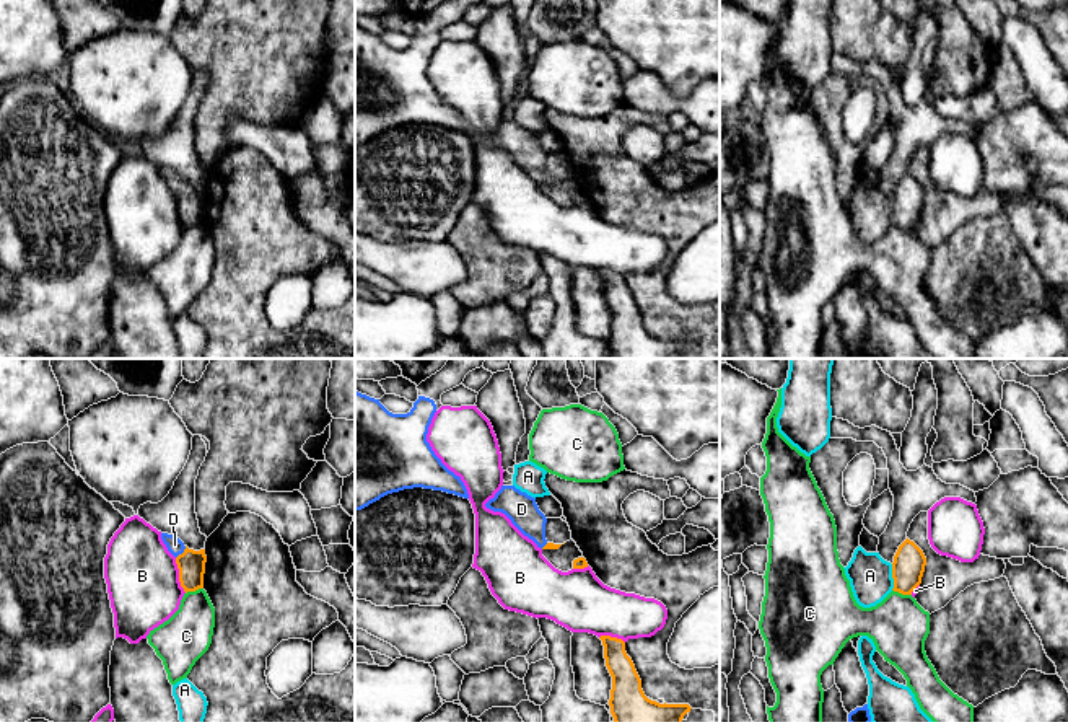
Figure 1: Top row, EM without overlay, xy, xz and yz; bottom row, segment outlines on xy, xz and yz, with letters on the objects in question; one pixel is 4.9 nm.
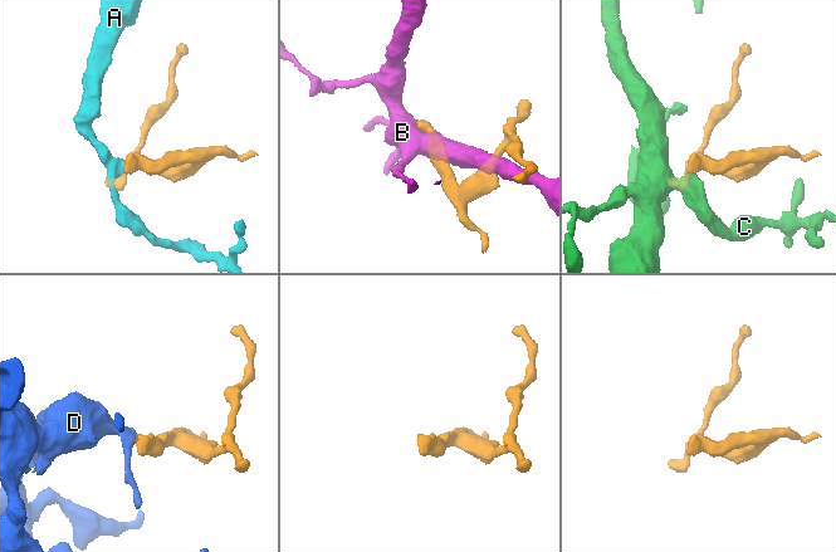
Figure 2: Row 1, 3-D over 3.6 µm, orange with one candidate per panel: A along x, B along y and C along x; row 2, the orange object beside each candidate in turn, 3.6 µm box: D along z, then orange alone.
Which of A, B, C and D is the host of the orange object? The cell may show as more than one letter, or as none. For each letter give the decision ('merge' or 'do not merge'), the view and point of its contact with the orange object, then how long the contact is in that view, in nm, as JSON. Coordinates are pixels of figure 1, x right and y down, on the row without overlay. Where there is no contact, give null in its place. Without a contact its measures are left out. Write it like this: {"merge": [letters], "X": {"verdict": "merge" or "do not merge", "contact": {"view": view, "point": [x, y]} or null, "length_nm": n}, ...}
{"merge": ["D"], "A": {"verdict": "do not merge", "contact": {"view": "yz", "point": [892, 212]}, "length_nm": 130}, "B": {"verdict": "do not merge", "contact": {"view": "xy", "point": [179, 211]}, "length_nm": 190}, "C": {"verdict": "do not merge", "contact": {"view": "yz", "point": [902, 228]}, "length_nm": 100}, "D": {"verdict": "merge", "contact": {"view": "xy", "point": [183, 188]}, "length_nm": 80}}

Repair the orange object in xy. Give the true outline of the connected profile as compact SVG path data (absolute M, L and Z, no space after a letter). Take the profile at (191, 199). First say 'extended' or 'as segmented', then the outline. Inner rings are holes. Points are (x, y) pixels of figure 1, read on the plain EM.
extended | M161 168L161 174L166 179L168 186L176 192L179 217L184 227L187 228L204 223L204 209L207 197L205 184L189 184L179 173L168 168Z

